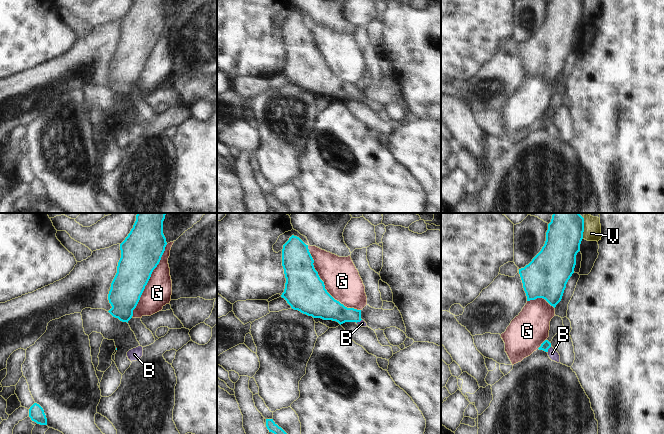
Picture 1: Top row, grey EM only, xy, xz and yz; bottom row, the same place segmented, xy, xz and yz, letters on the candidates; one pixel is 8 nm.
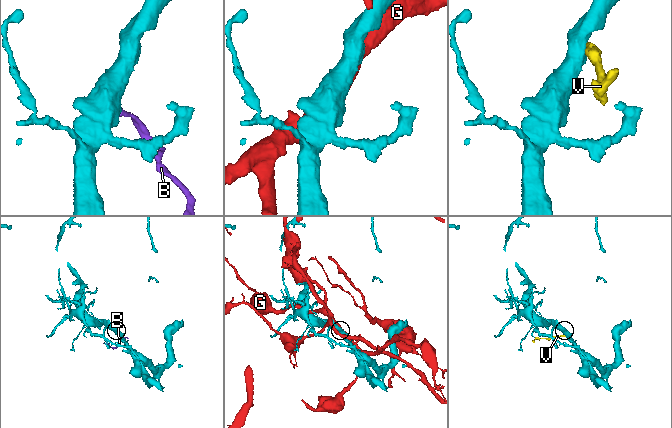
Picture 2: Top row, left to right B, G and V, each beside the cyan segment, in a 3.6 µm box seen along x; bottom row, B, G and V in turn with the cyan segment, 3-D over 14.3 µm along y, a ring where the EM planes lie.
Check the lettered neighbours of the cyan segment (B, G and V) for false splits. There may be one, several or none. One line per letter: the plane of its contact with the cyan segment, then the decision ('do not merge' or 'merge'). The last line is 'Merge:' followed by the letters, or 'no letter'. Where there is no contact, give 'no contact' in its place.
B: contact in yz; merge
G: contact in xz; do not merge
V: contact in yz; do not merge
Merge: B

